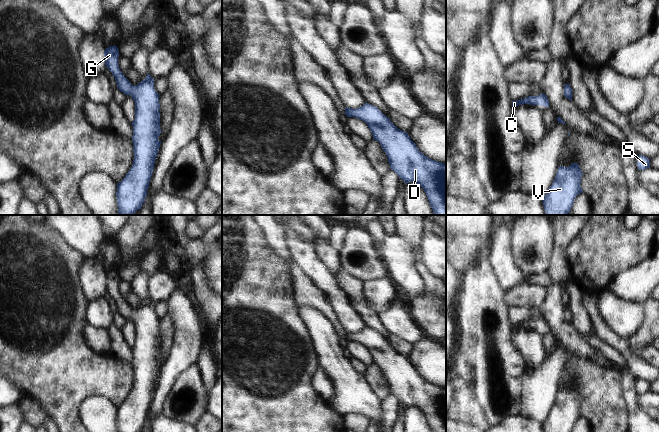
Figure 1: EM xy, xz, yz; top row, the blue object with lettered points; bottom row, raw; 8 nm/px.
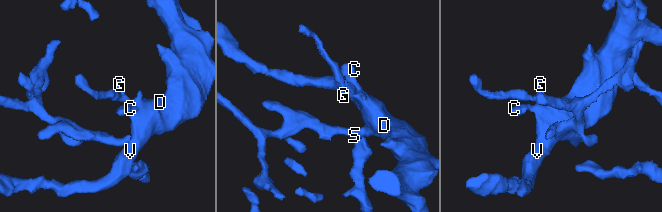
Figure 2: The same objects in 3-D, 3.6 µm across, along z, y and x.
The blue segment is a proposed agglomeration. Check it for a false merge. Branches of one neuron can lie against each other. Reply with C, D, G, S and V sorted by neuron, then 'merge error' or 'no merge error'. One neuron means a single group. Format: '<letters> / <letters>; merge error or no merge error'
C D G S V; no merge error

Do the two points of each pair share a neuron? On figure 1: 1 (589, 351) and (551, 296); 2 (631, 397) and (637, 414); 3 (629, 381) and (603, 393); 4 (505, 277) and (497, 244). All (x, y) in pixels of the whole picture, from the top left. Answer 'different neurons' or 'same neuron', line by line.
1: same neuron
2: same neuron
3: different neurons
4: same neuron

